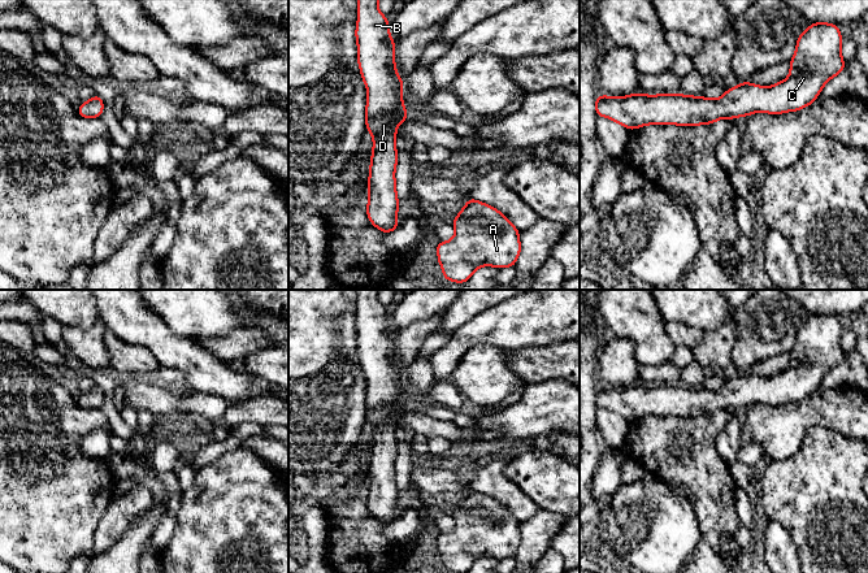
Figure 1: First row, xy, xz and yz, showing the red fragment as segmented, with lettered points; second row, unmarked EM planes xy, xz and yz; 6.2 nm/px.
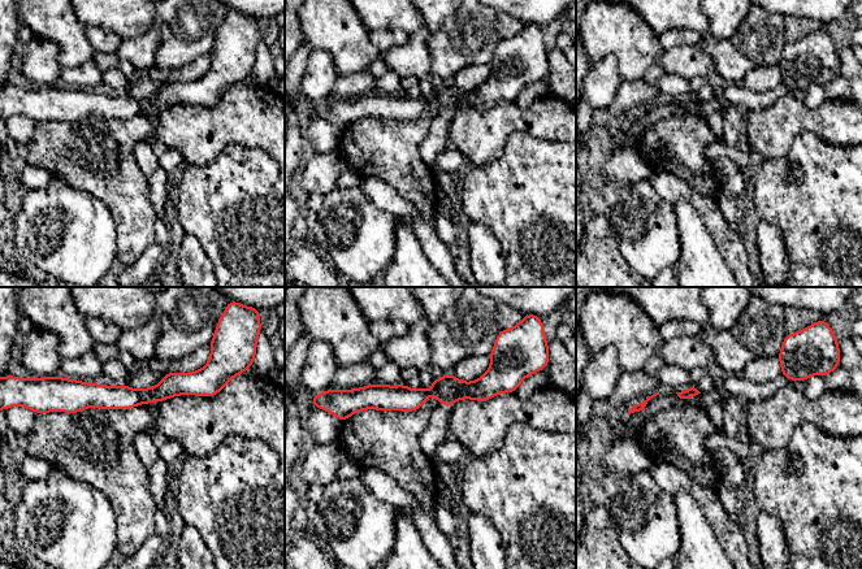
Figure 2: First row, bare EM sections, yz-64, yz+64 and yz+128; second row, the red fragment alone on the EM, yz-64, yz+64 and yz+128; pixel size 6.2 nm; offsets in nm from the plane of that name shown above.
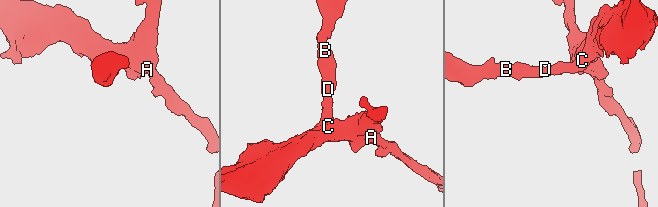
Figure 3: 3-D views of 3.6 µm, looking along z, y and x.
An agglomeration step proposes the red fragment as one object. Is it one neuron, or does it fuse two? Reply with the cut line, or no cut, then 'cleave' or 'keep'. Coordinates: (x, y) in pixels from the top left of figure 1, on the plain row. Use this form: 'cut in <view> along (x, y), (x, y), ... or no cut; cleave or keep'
no cut; keep

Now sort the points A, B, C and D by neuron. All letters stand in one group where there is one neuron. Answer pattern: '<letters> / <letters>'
A B C D

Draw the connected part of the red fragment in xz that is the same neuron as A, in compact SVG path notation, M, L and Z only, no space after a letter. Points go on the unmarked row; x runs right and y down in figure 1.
M469 489L460 504L453 508L455 528L452 531L437 533L438 554L443 561L444 572L468 573L470 567L482 557L515 557L520 543L520 522L498 500Z

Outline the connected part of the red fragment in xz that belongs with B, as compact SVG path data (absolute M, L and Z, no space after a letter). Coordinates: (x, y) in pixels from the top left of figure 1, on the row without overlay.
M357 290L357 353L366 377L365 417L373 427L369 490L366 507L378 521L389 525L396 521L399 490L396 487L395 459L398 440L395 420L408 403L403 396L403 370L395 359L395 331L389 324L390 313L378 301L379 290Z

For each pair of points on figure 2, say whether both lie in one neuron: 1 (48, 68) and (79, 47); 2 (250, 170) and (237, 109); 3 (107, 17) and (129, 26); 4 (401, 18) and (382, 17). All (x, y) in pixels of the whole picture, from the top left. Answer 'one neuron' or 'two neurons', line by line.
1: two neurons
2: two neurons
3: one neuron
4: one neuron

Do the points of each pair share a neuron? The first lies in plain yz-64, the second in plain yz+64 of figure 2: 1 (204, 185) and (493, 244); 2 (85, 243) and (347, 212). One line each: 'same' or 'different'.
1: different
2: same

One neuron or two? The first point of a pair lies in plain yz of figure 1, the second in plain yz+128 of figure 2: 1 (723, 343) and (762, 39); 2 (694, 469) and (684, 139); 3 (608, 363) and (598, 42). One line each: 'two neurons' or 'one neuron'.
1: two neurons
2: one neuron
3: two neurons

